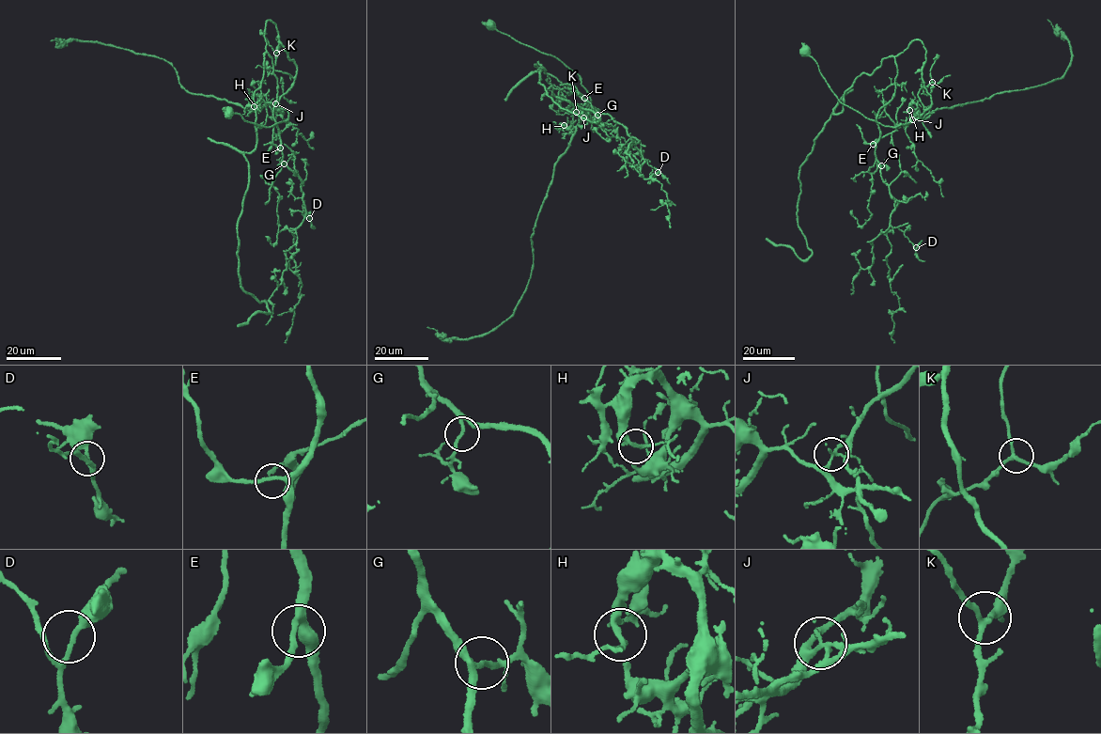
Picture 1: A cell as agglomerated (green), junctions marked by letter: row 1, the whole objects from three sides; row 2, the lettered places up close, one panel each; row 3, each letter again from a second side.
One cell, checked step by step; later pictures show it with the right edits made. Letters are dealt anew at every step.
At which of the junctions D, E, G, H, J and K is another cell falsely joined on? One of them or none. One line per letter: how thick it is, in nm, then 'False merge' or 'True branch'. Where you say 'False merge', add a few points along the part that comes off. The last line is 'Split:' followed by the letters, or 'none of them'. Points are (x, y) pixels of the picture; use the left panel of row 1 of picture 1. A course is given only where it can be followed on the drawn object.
D: Thickness 190 nm. True branch
E: Thickness 190 nm. True branch
G: Thickness 160 nm. True branch
H: Thickness 170 nm. True branch
J: Thickness 150 nm. False merge. Course of the part to remove: (275, 103), (252, 111), (225, 99), (190, 93), (170, 62), (156, 55), (97, 42), (51, 40)
K: Thickness 190 nm. True branch
Split: J

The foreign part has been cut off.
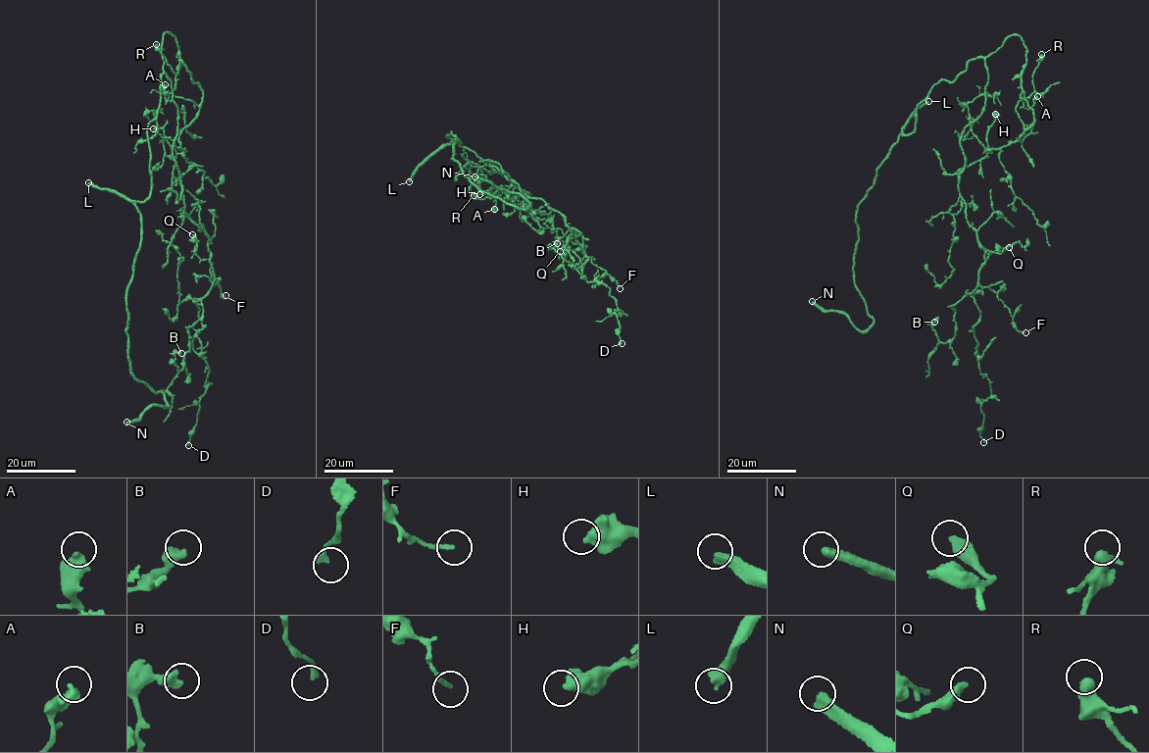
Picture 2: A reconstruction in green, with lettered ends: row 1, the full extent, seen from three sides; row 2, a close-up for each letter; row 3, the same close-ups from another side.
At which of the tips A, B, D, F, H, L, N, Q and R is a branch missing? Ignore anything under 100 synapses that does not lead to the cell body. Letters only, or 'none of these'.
L, N

